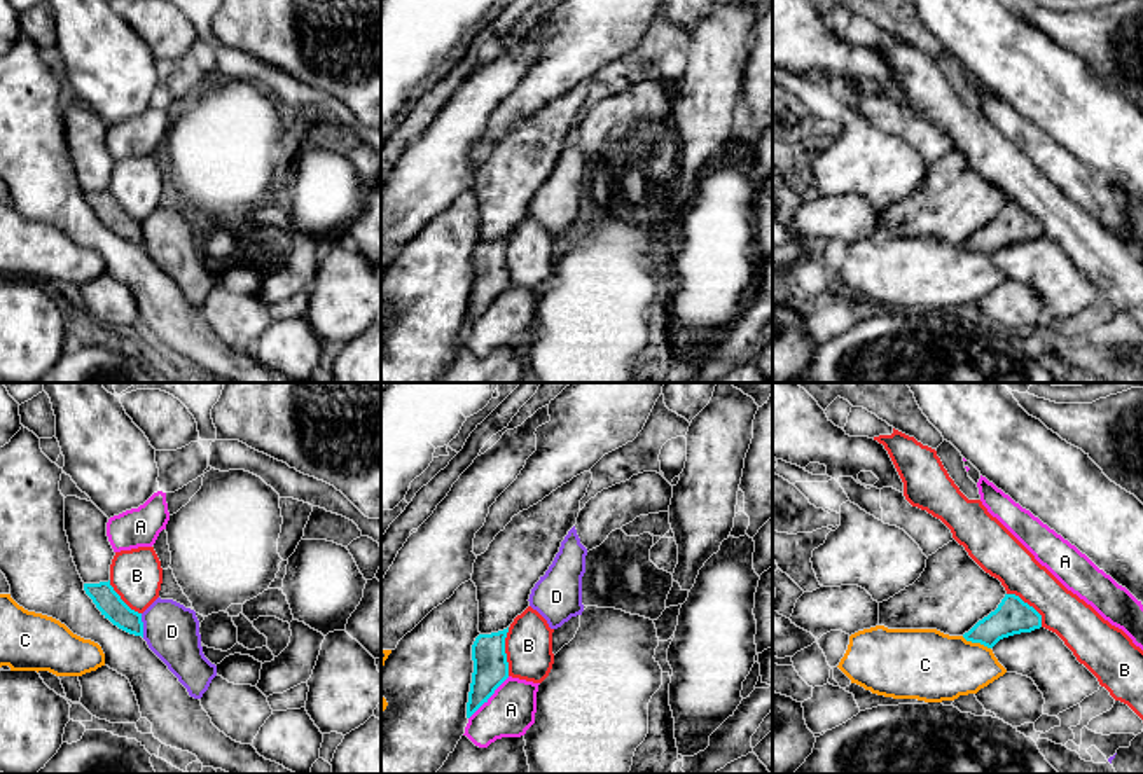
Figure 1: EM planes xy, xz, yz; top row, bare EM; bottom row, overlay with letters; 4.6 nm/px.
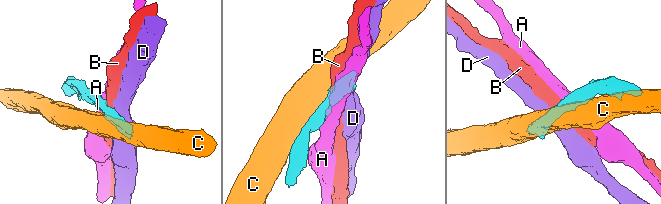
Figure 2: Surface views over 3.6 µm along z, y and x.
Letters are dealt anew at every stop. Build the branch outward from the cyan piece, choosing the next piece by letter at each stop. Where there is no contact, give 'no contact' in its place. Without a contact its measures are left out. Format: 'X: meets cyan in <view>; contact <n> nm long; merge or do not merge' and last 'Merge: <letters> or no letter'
A: meets cyan in xz; contact 280 nm long; do not merge
B: meets cyan in xz; contact 220 nm long; do not merge
C: meets cyan in yz; contact 150 nm long; do not merge
D: meets cyan in xy; contact 110 nm long; do not merge
Merge: no letter

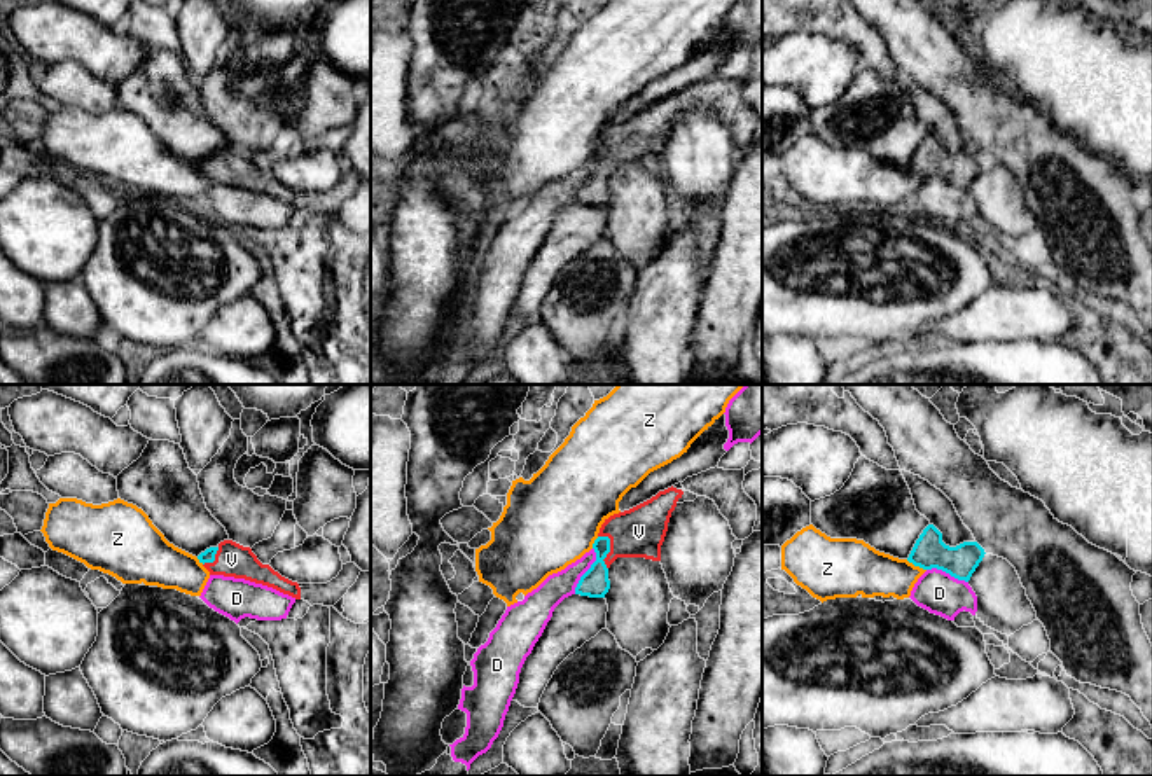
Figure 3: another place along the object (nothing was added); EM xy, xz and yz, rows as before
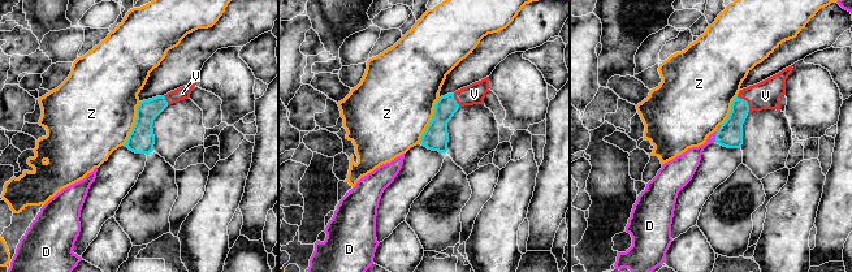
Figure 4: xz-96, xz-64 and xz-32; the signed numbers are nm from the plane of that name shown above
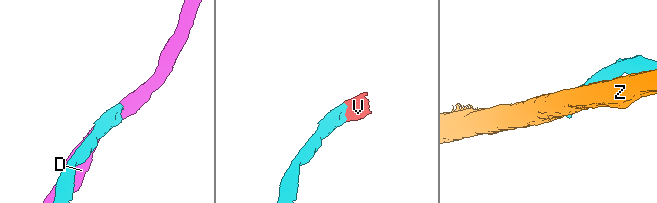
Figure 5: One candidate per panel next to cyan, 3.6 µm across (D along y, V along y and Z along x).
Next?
D: meets cyan in xz; contact 240 nm long; do not merge
V: meets cyan in xz; contact 170 nm long; merge
Z: meets cyan in yz; contact 110 nm long; do not merge
Merge: V

